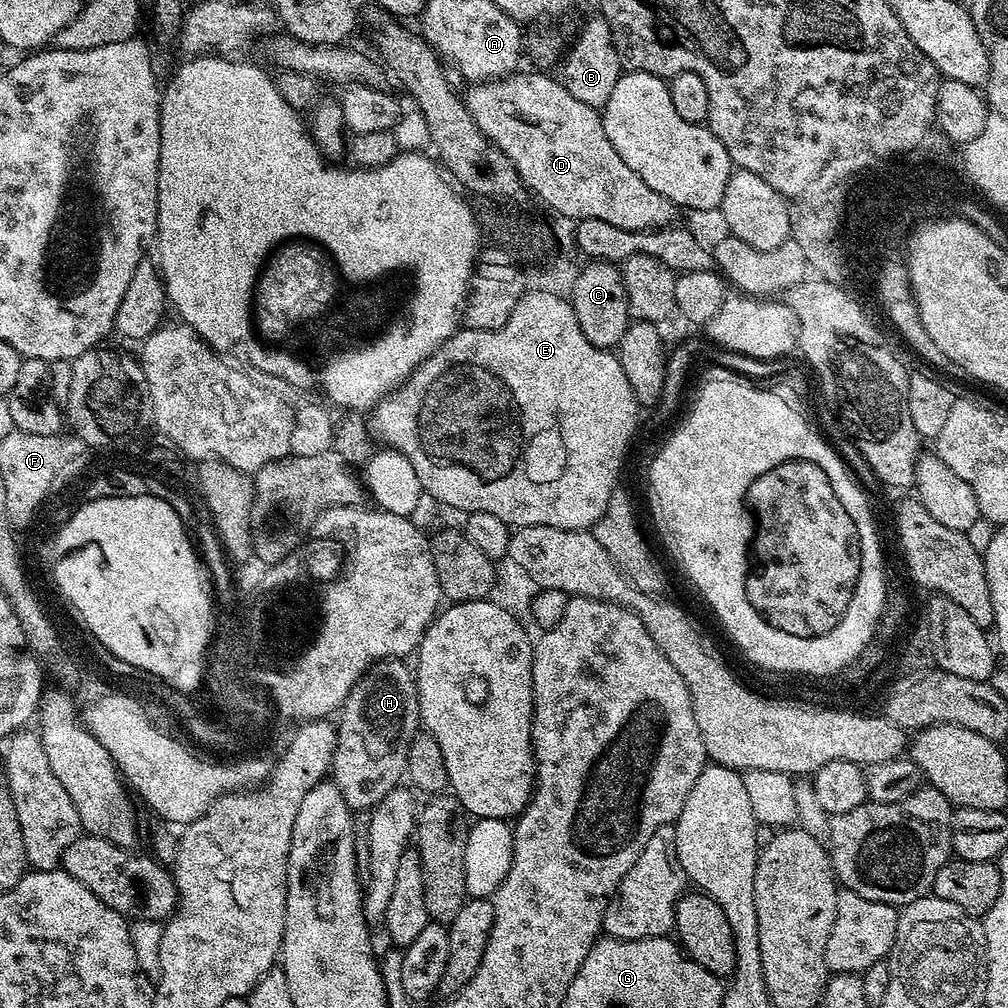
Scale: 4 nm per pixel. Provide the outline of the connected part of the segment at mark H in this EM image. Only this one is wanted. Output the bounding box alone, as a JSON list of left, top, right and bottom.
[330,659,420,810]

